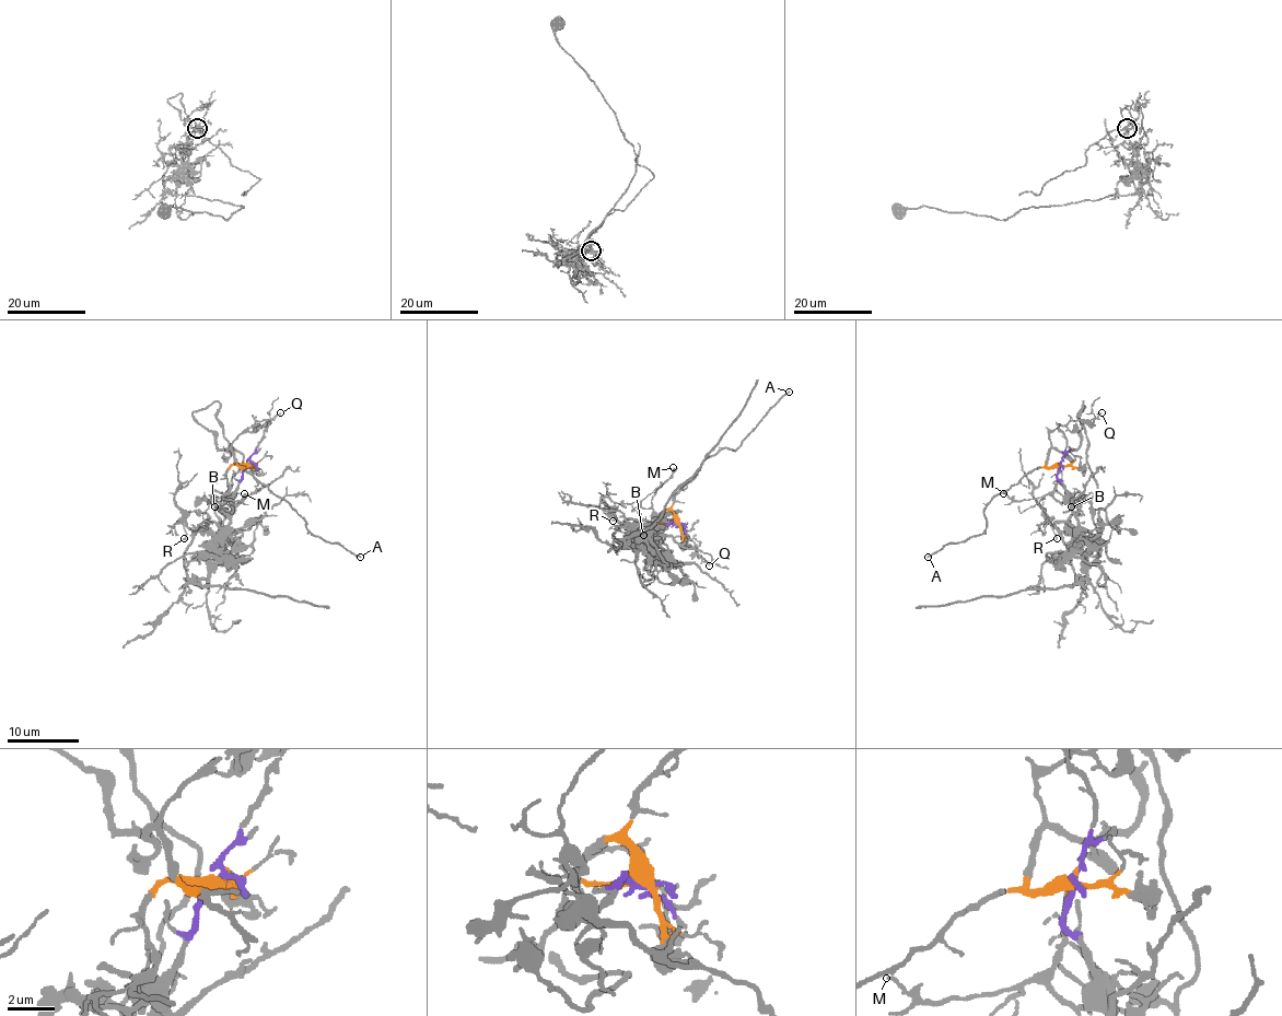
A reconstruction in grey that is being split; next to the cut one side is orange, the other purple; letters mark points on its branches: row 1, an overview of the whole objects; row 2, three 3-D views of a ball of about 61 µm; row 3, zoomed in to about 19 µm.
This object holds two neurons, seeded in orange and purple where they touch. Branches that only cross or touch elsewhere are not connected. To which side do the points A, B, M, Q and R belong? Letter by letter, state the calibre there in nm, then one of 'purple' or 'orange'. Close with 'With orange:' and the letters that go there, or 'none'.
A: 150 nm | orange
B: 140 nm | purple
M: 140 nm | orange
Q: 130 nm | orange
R: 160 nm | purple
With orange: A, M, Q

